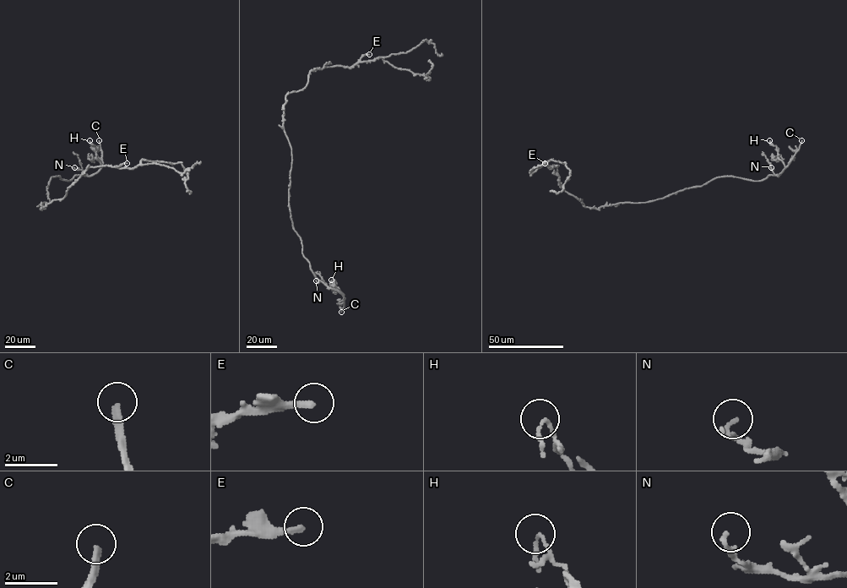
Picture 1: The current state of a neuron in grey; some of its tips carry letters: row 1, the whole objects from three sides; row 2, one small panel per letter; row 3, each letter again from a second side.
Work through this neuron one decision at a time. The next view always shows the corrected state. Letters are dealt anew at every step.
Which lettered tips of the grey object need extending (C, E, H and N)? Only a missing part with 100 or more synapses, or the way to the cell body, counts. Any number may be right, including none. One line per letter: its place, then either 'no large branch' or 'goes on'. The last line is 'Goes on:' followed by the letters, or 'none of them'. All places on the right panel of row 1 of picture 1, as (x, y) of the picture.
C: (801, 140) | goes on
E: (545, 163) | no large branch
H: (769, 140) | no large branch
N: (771, 167) | no large branch
Goes on: C

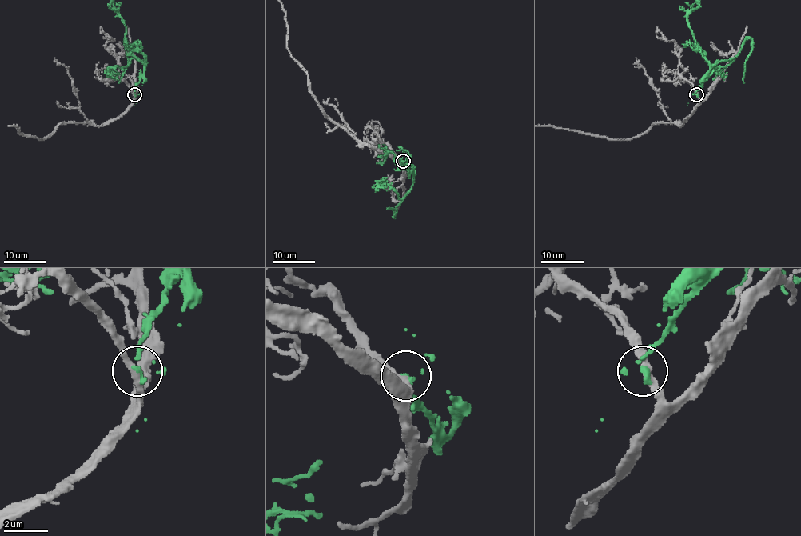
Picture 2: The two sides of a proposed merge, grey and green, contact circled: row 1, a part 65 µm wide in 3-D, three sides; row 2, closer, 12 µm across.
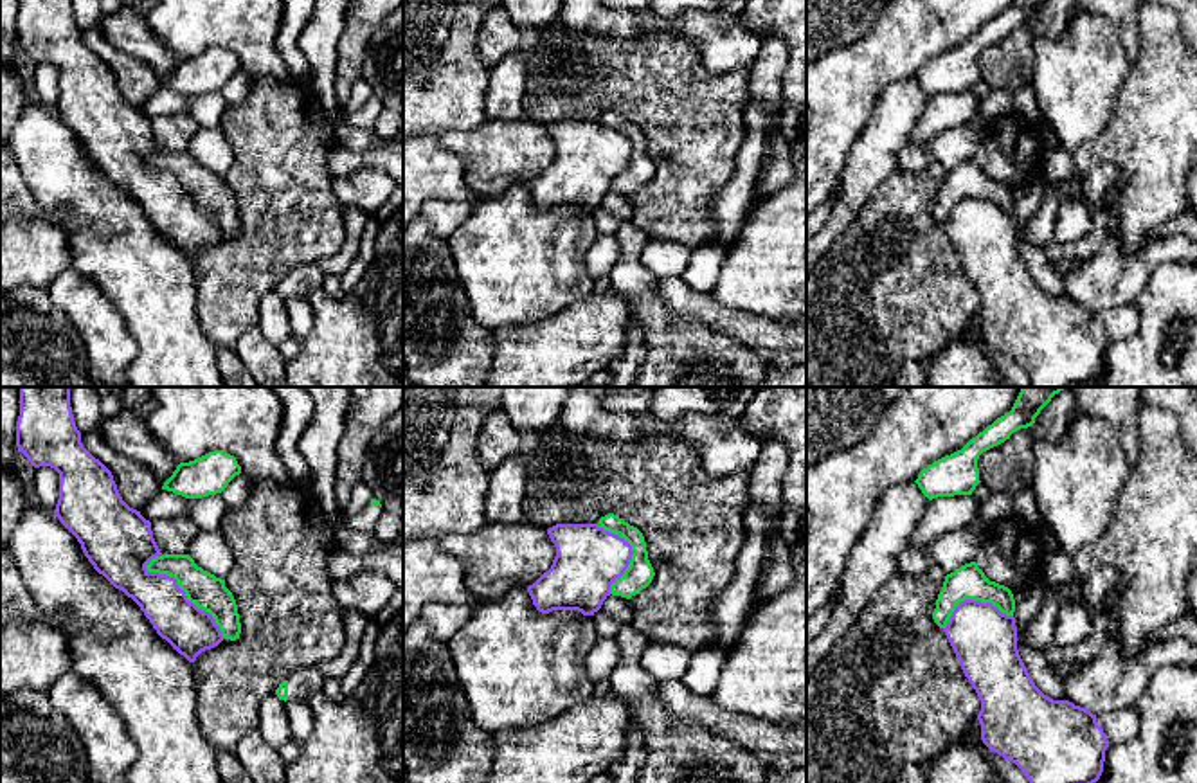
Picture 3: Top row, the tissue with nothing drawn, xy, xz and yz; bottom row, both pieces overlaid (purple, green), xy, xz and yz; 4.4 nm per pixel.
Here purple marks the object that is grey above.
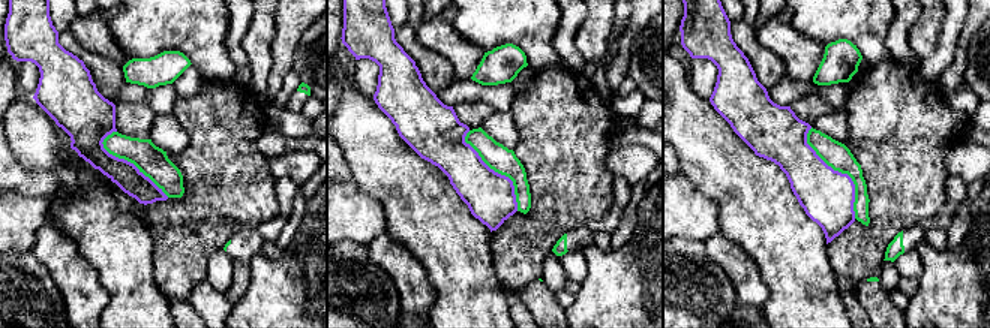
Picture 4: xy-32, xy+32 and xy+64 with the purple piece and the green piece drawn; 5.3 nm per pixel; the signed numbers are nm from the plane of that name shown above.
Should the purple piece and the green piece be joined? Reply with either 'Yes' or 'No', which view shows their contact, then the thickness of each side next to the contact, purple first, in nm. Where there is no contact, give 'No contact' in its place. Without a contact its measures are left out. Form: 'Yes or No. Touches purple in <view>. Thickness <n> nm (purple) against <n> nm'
No. Touches purple in xy. Thickness 220 nm (purple) against 160 nm

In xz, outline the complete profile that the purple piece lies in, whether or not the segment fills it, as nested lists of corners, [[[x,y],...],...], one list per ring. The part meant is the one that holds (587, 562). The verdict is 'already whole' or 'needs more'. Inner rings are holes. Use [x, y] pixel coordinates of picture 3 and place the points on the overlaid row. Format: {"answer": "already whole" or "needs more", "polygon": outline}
{"answer": "already whole", "polygon": [[[556,524],[547,529],[547,535],[556,547],[556,556],[551,569],[527,587],[533,605],[542,614],[578,610],[594,616],[610,596],[612,583],[628,569],[632,545],[598,524]]]}

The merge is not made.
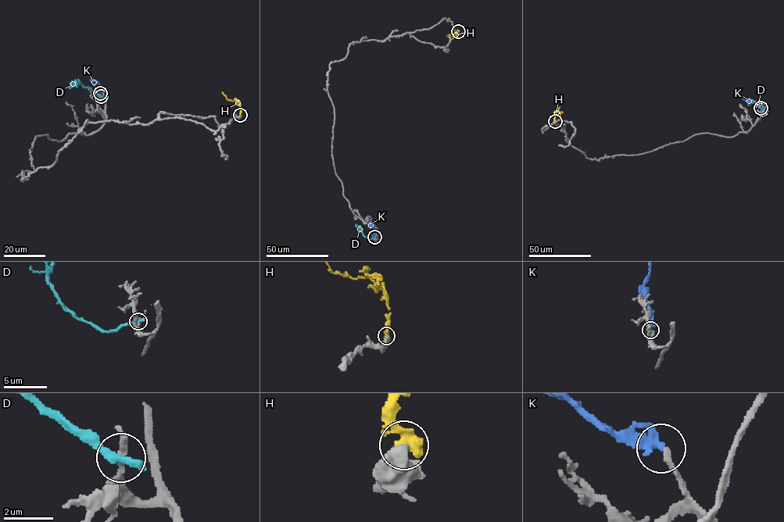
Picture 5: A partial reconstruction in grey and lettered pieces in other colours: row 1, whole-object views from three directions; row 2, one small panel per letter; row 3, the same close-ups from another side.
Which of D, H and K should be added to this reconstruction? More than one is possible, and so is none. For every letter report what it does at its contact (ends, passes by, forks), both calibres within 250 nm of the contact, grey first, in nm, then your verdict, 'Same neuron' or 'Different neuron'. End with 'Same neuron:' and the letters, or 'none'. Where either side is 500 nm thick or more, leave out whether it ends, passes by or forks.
D: It ends there. Thickness 300 nm (grey) against 400 nm. Different neuron
H: Thickness 550 nm (grey) against 440 nm. Different neuron
K: It ends there. Thickness 240 nm (grey) against 320 nm. Same neuron
Same neuron: K

